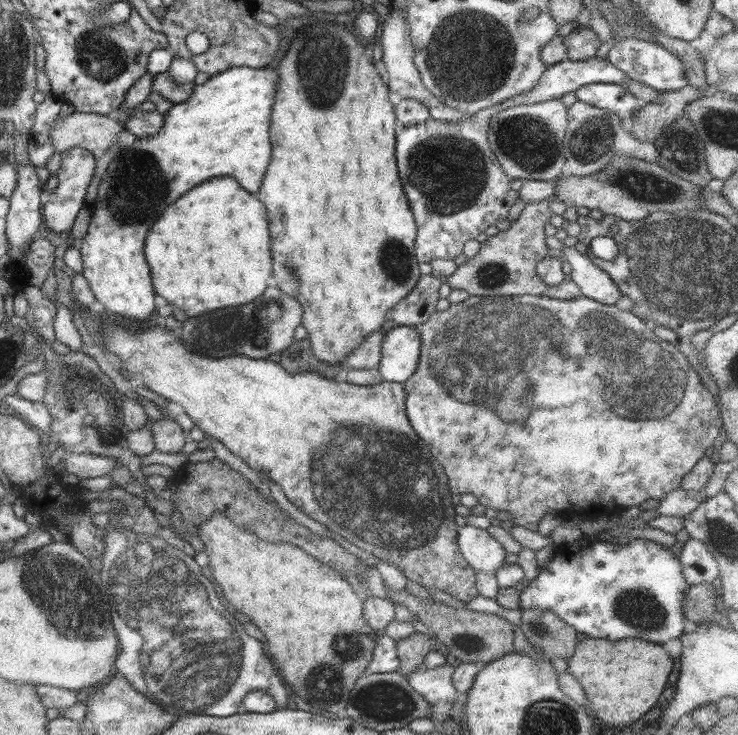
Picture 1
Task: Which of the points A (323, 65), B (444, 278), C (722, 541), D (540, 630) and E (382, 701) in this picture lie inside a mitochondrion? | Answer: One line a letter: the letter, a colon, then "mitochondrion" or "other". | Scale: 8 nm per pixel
A: mitochondrion
B: other
C: mitochondrion
D: mitochondrion
E: mitochondrion

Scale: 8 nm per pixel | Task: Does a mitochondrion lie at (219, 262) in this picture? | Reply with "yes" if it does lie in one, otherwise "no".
no

